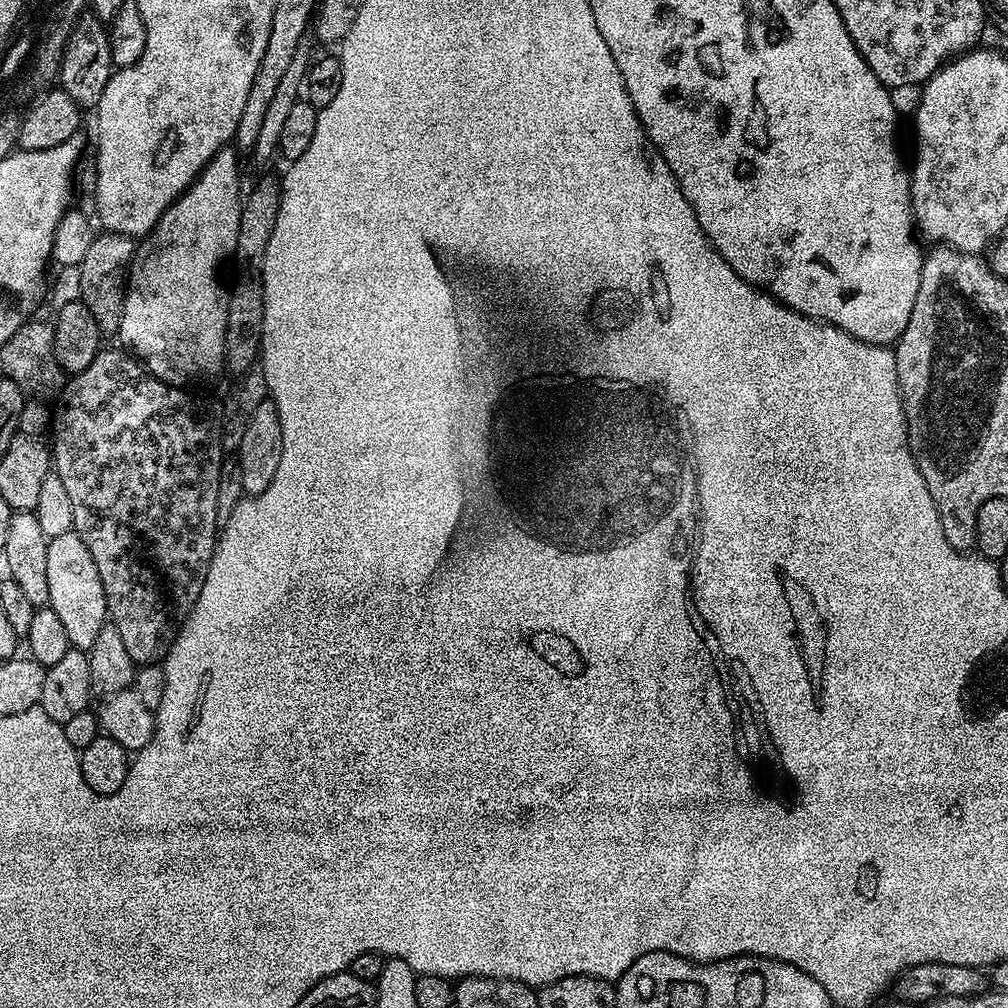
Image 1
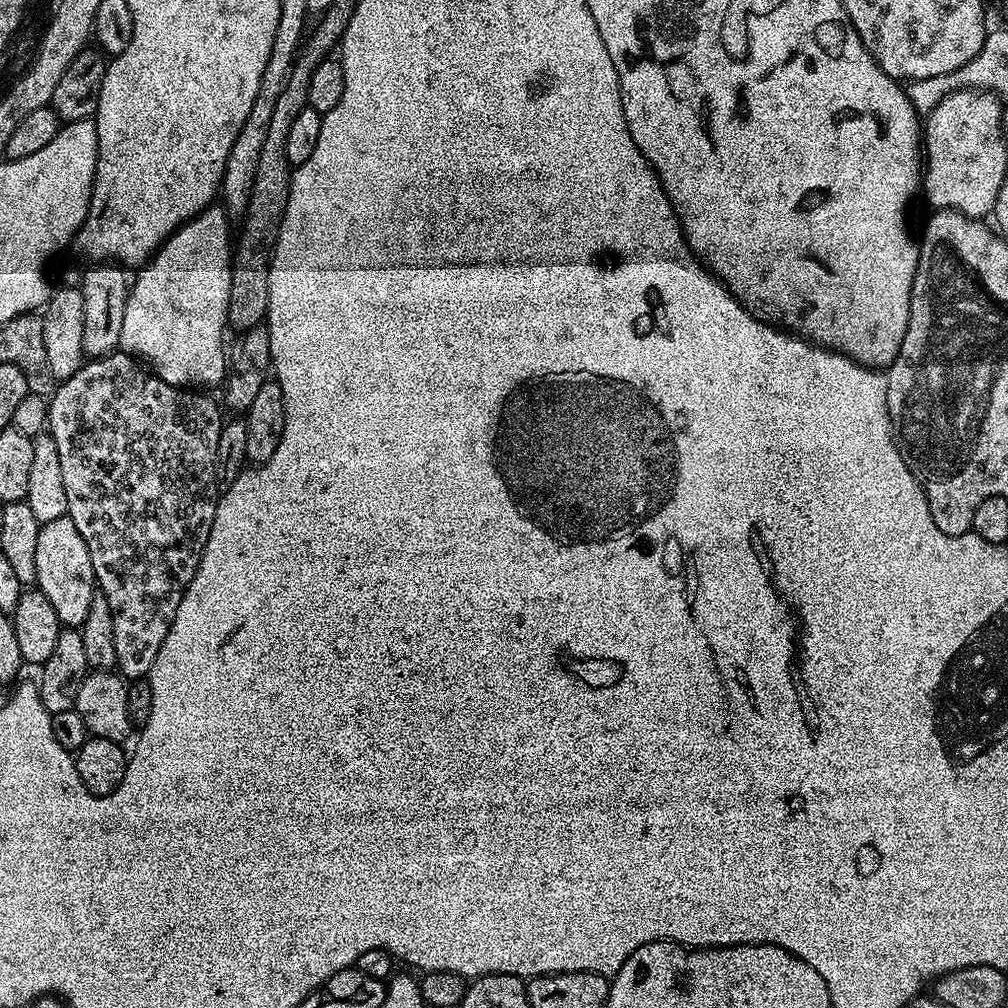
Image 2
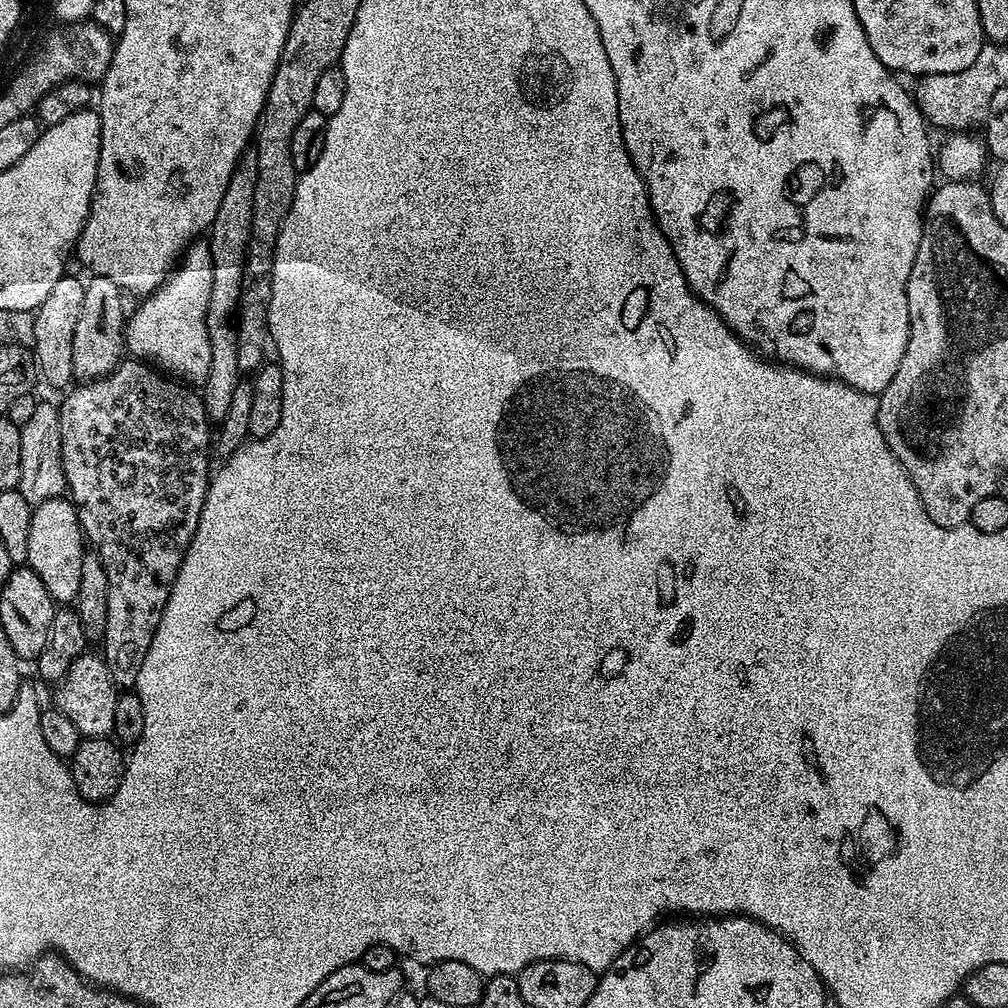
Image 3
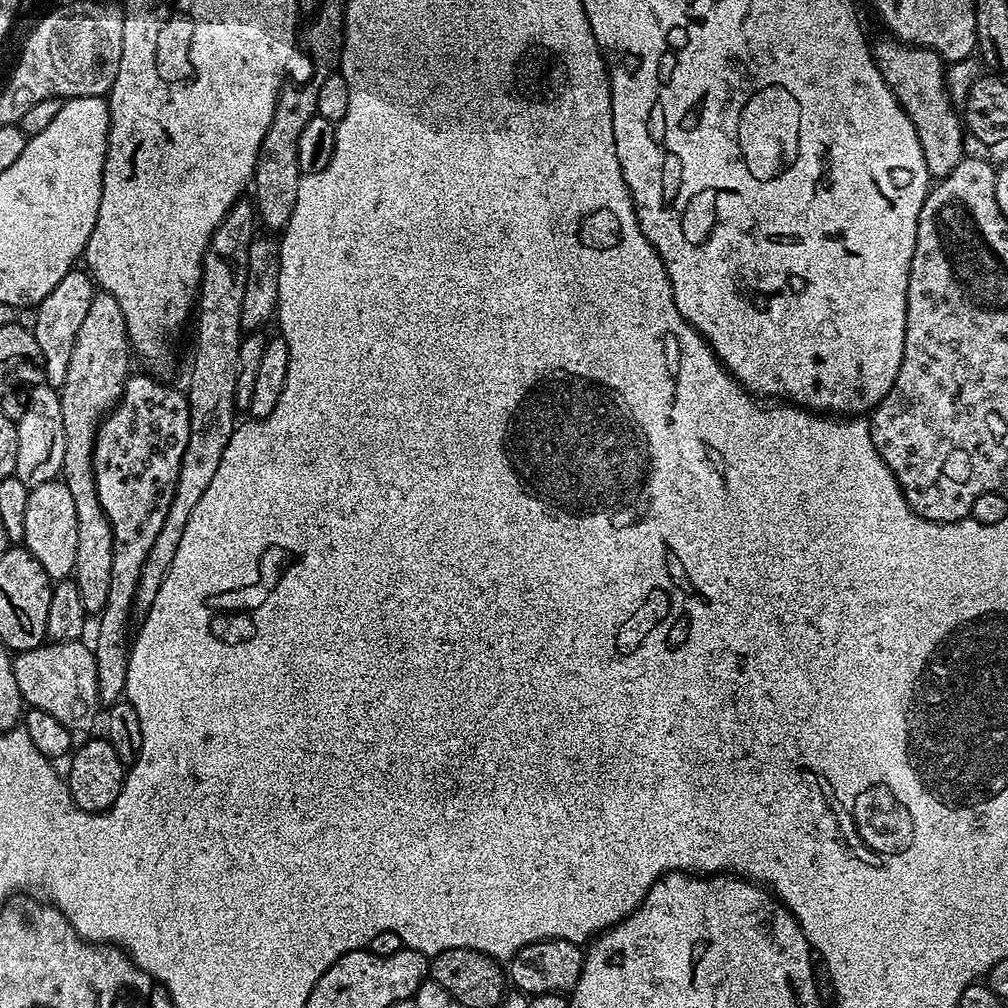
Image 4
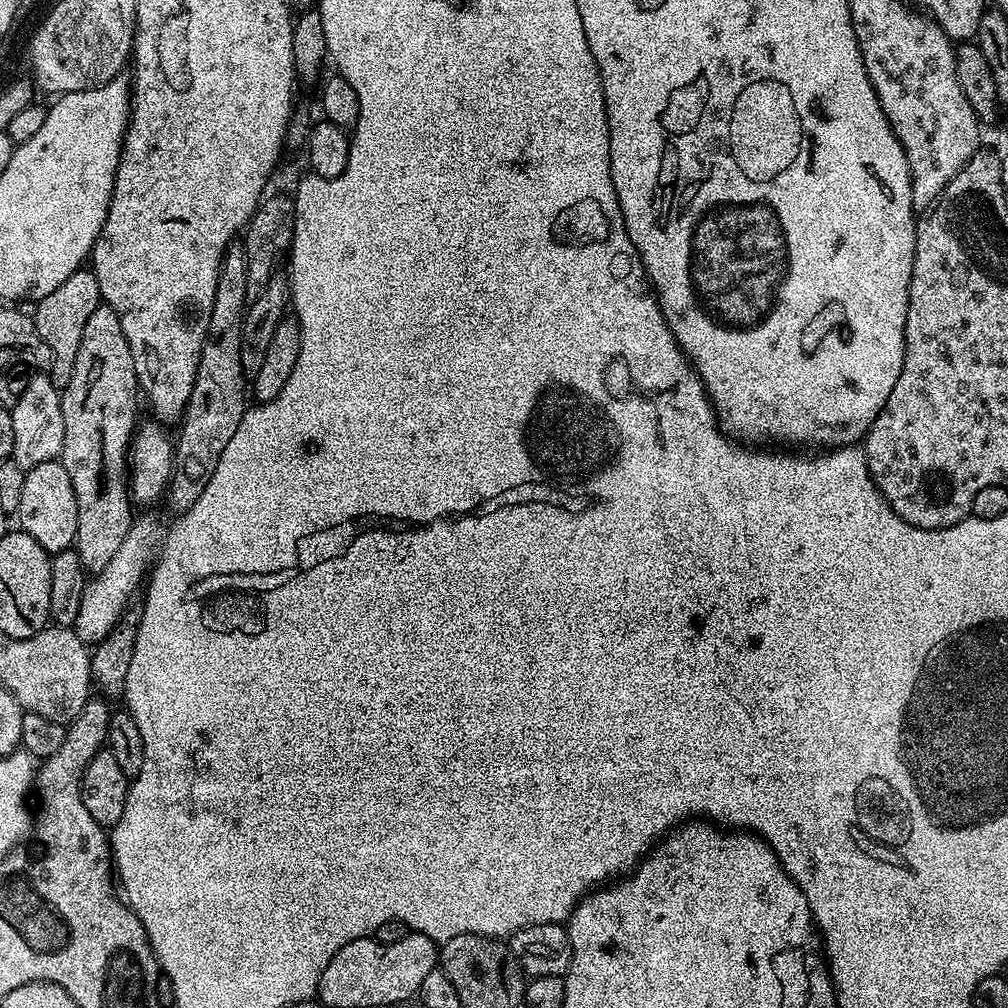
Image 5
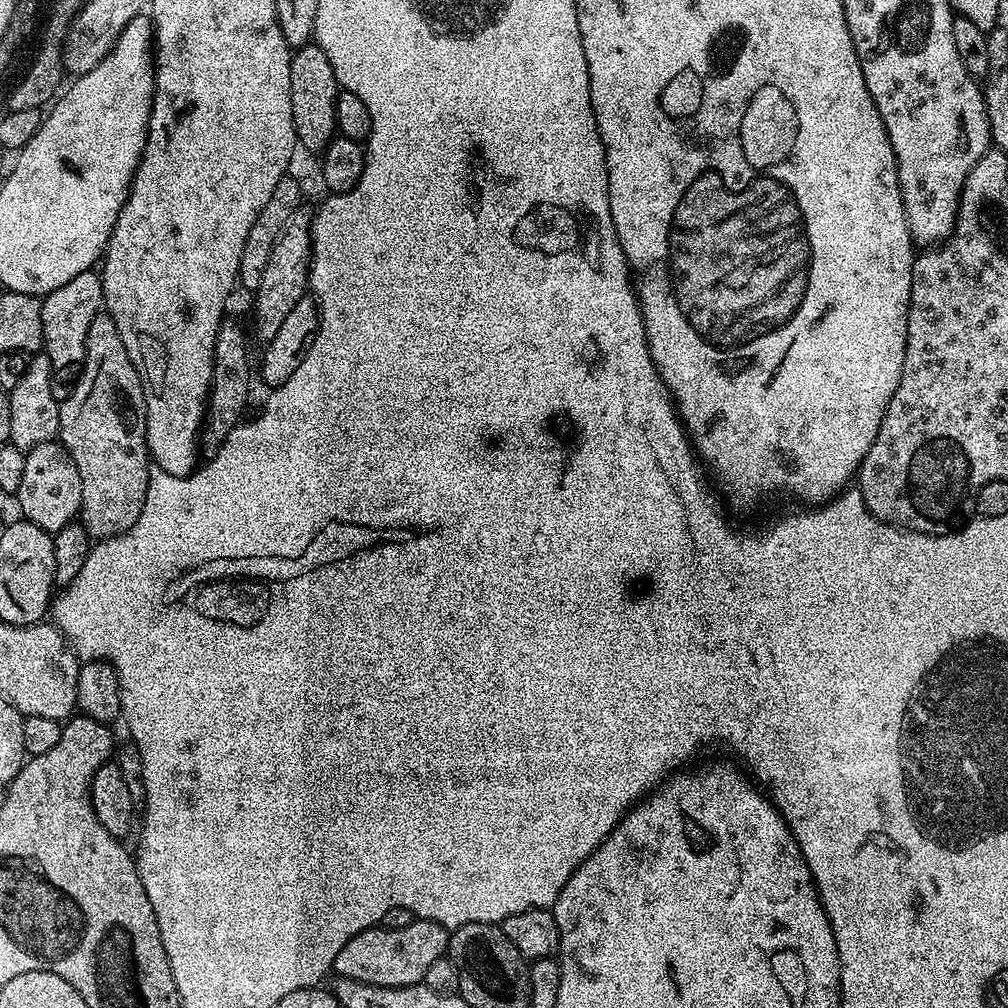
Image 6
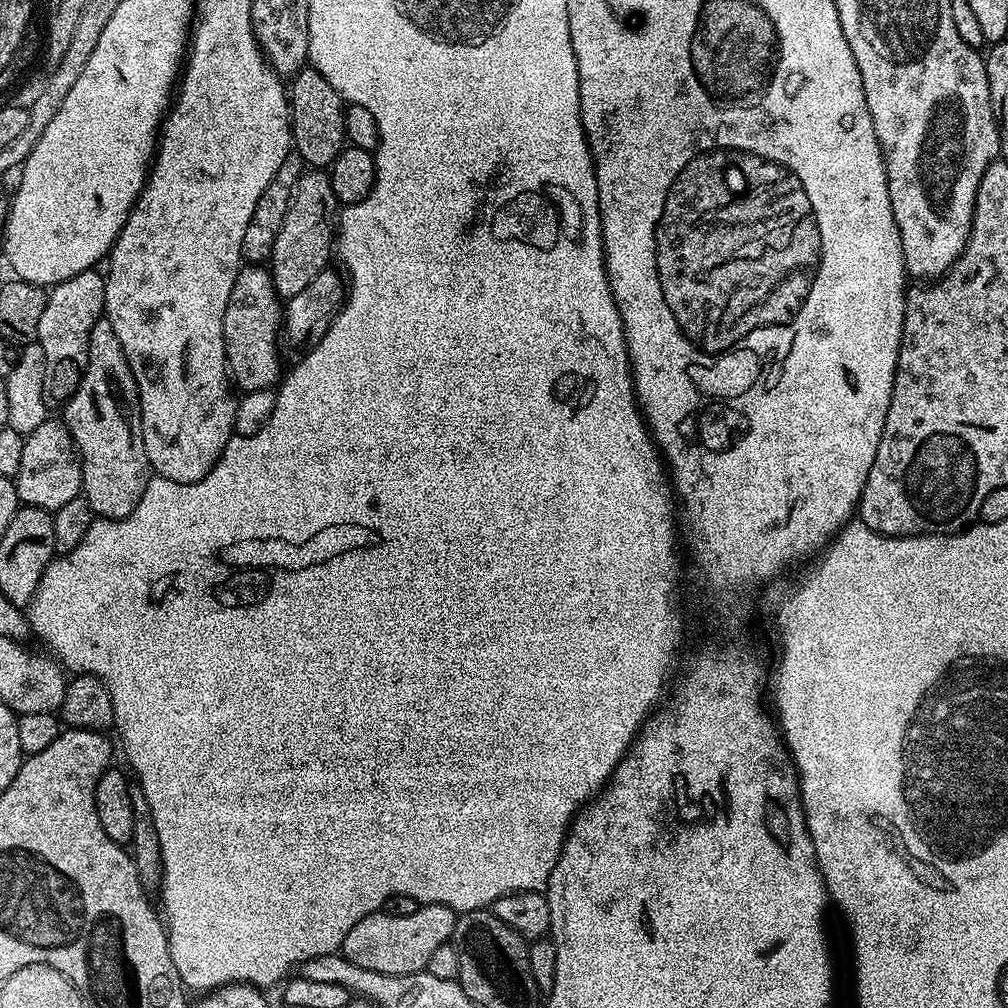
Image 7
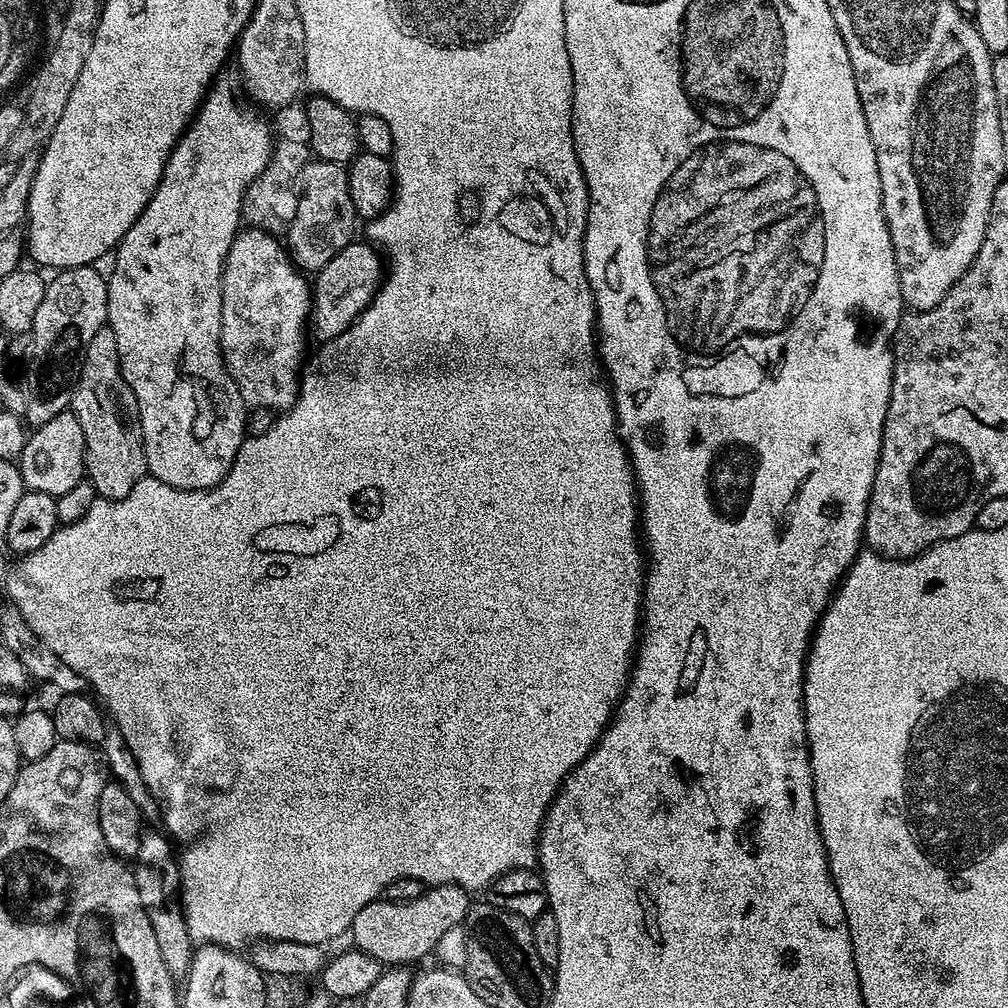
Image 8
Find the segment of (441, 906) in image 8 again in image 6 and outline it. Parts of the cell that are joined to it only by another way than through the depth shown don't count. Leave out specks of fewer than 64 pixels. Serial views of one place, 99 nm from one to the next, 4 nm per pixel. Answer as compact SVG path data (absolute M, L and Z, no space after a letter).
M415 918L410 926L402 926L402 930L379 926L367 928L362 930L362 934L354 934L354 938L350 938L350 942L346 942L342 950L338 950L335 975L387 988L405 988L419 984L432 963L438 962L447 953L449 935L449 929L443 928L438 922Z

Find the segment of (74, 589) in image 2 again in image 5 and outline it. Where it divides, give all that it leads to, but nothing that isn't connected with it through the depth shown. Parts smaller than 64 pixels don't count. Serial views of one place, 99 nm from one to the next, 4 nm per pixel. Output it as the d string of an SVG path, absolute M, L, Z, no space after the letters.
M59 459L42 462L27 469L22 482L22 502L18 509L19 527L38 546L45 548L49 554L61 552L73 547L78 530L78 502L74 498L74 486L70 486L70 474L66 474Z

